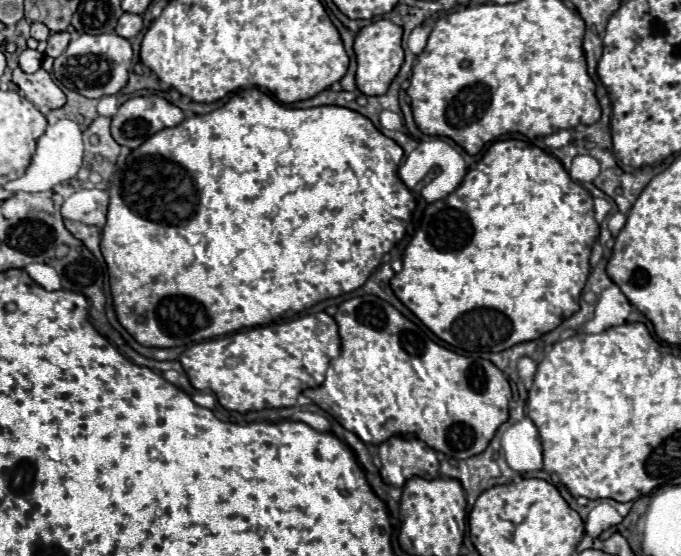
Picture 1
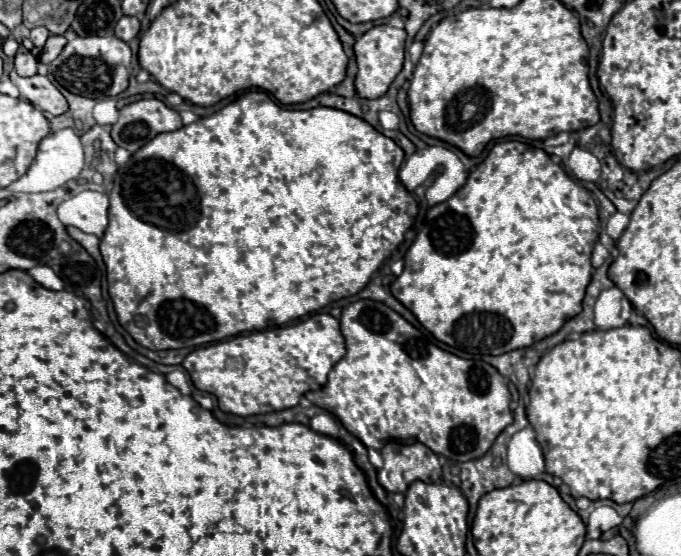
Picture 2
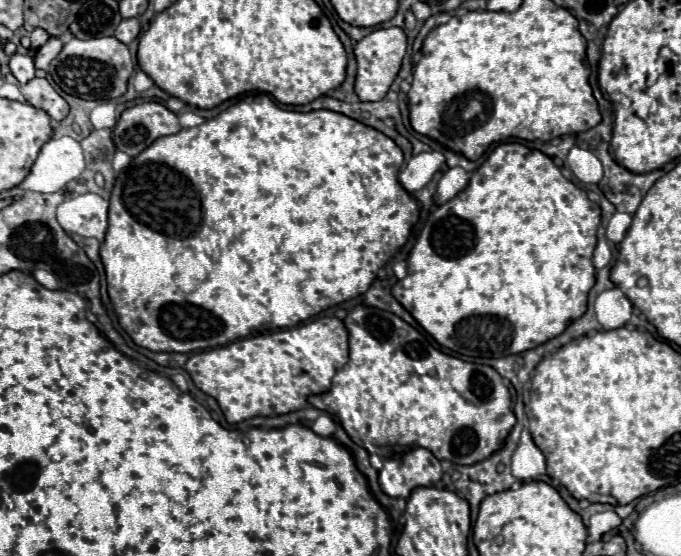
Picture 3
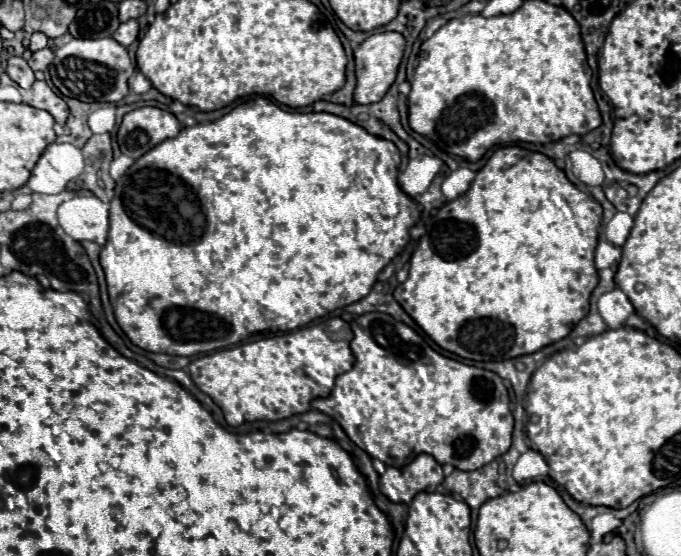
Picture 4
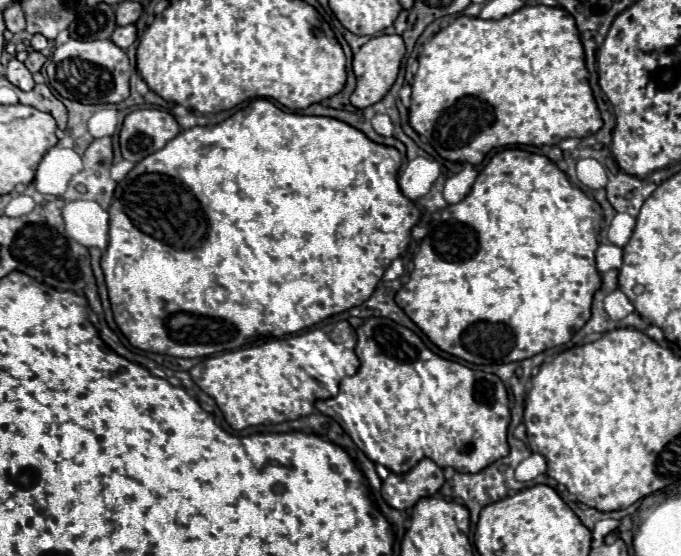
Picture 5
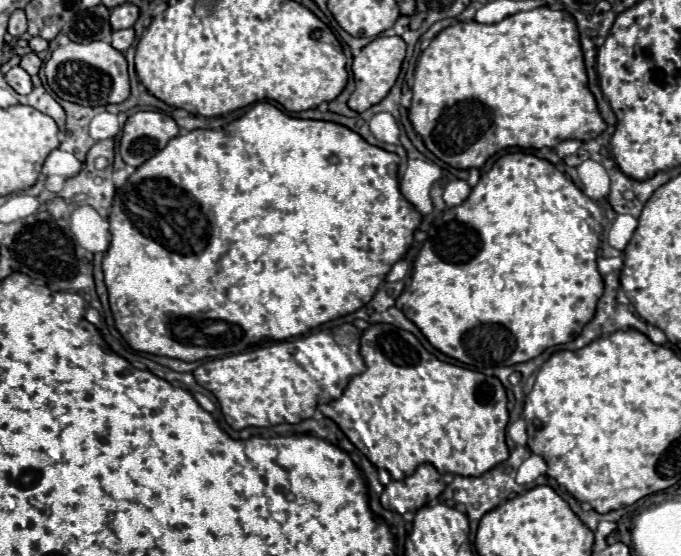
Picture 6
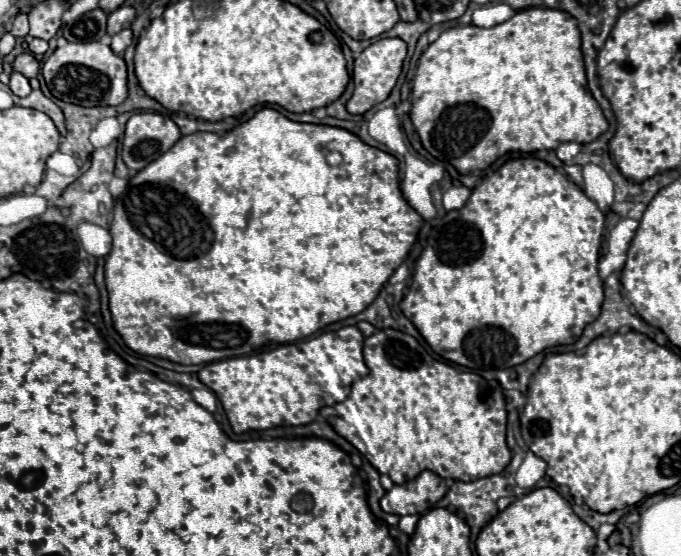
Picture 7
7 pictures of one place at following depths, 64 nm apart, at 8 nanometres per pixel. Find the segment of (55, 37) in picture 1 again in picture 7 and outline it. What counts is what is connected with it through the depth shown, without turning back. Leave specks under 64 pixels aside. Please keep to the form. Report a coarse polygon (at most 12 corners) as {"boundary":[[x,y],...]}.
{"boundary":[[20,54],[14,70],[26,78],[38,74],[40,62],[32,54]]}

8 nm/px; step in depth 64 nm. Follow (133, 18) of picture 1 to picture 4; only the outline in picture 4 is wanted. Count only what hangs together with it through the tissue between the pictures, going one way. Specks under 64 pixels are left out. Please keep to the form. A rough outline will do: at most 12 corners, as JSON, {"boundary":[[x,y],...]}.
{"boundary":[[122,22],[112,38],[122,46],[138,38],[138,22]]}

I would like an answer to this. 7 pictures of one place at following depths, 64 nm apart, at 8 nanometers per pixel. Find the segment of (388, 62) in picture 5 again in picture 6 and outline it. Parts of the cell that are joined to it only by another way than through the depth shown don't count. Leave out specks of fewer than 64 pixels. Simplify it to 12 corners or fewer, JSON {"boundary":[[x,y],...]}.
{"boundary":[[378,36],[354,56],[348,106],[364,112],[394,86],[406,44]]}

